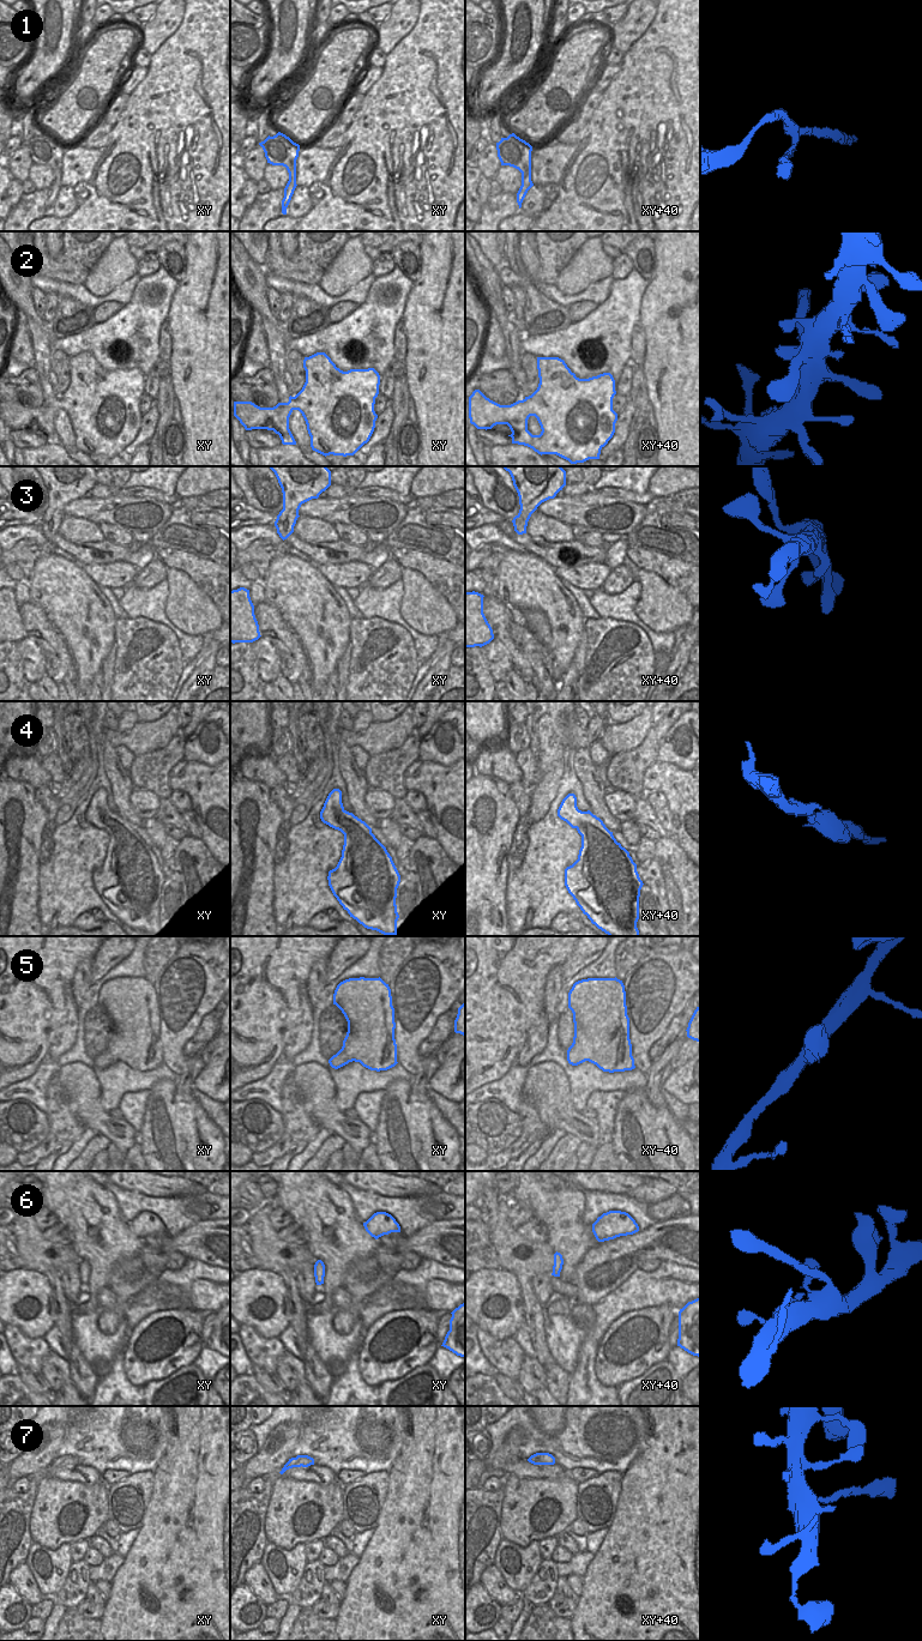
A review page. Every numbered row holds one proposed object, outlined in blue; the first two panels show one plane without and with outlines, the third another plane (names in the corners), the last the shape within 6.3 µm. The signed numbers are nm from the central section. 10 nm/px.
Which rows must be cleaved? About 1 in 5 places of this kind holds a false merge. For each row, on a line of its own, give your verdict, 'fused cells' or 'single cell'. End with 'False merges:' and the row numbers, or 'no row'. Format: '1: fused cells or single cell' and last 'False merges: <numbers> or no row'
1: single cell
2: single cell
3: single cell
4: single cell
5: single cell
6: single cell
7: fused cells
False merges: 7

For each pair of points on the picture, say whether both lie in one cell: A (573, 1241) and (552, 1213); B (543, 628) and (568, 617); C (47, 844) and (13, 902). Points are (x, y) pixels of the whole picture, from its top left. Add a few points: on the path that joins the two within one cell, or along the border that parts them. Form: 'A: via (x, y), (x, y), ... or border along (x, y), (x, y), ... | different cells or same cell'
A: via (567, 1234), (565, 1226), (559, 1220) | same cell
B: border along (526, 609), (546, 616), (547, 647) | different cells
C: border along (44, 830), (41, 837), (40, 863) | different cells

